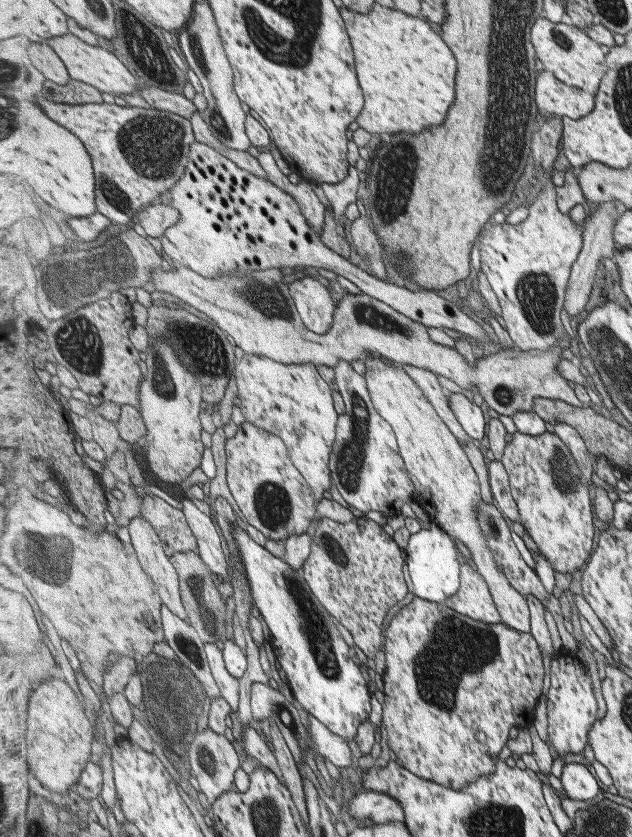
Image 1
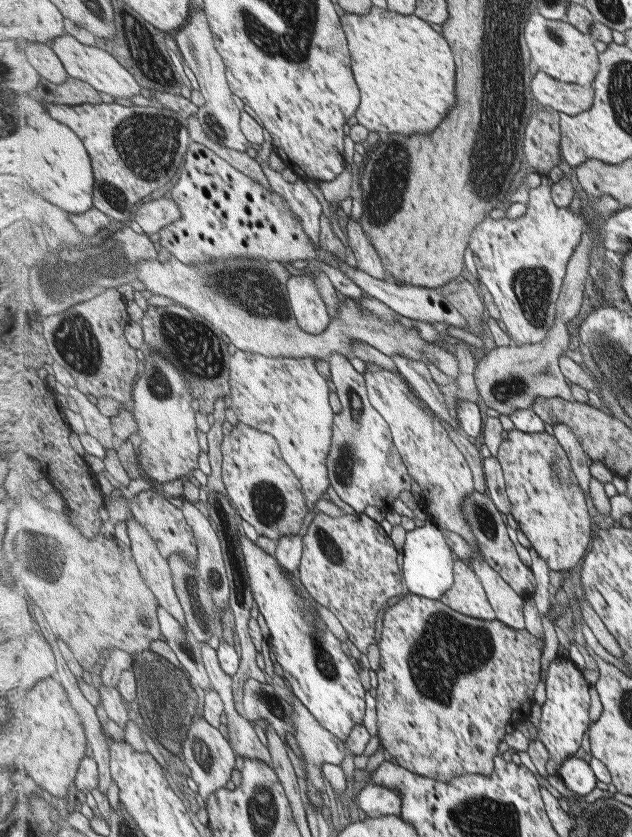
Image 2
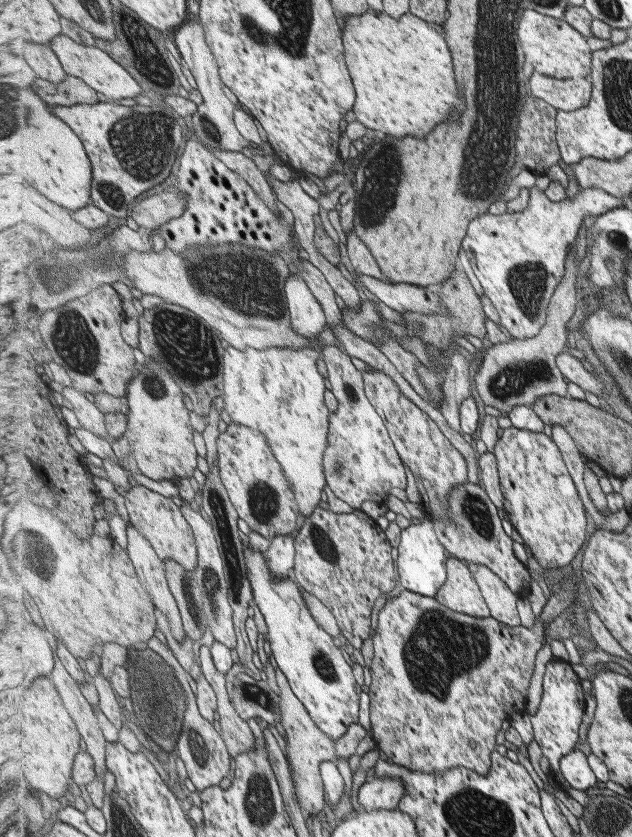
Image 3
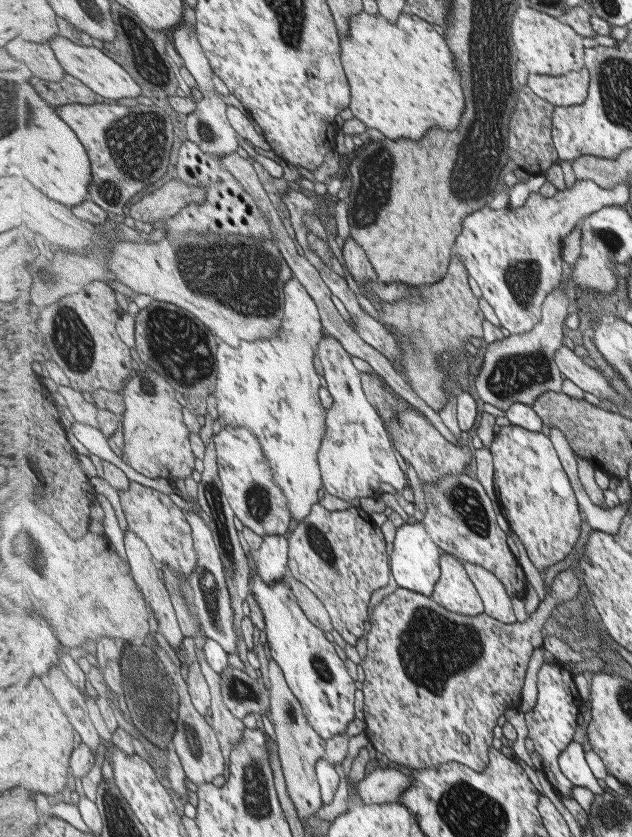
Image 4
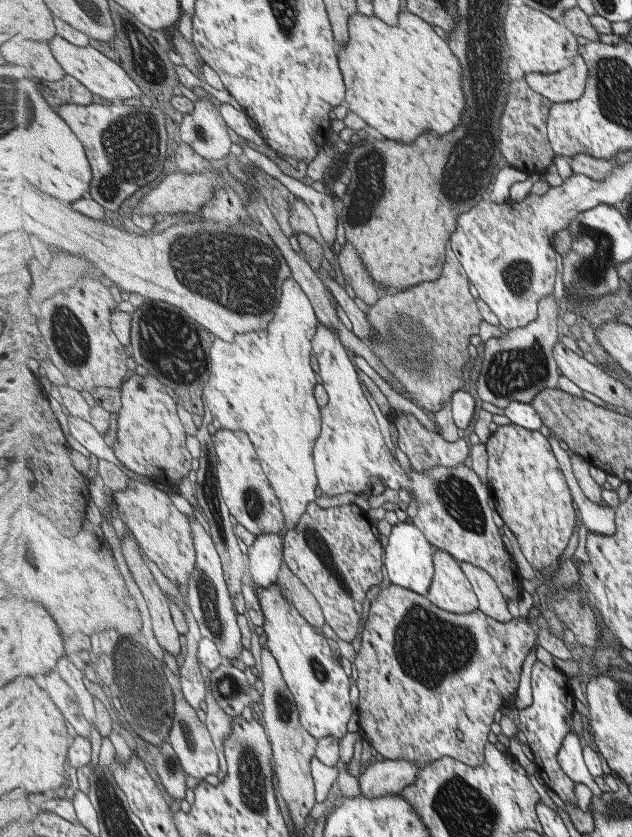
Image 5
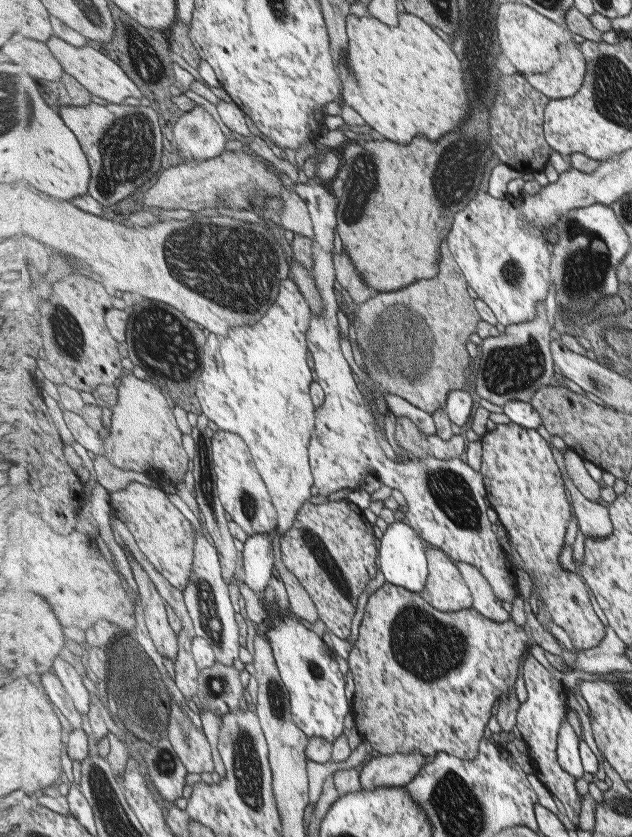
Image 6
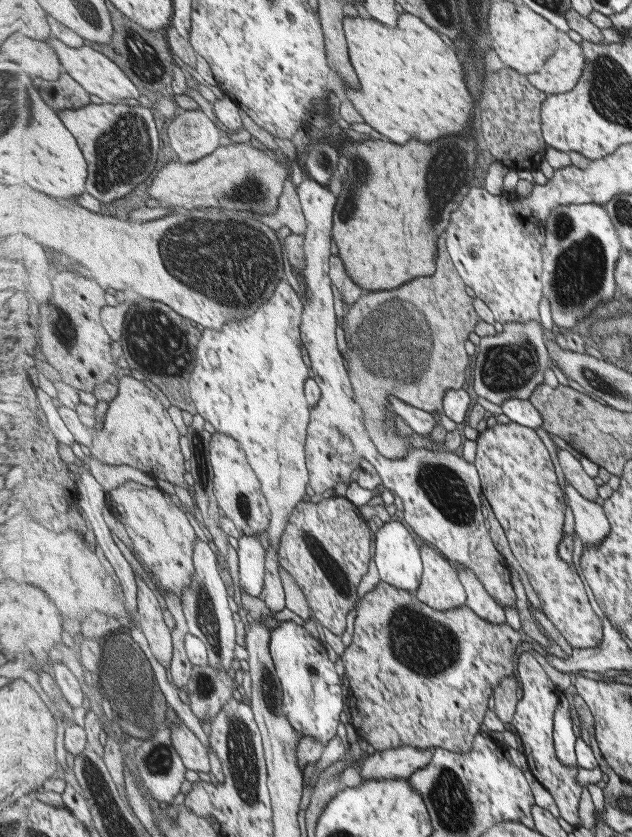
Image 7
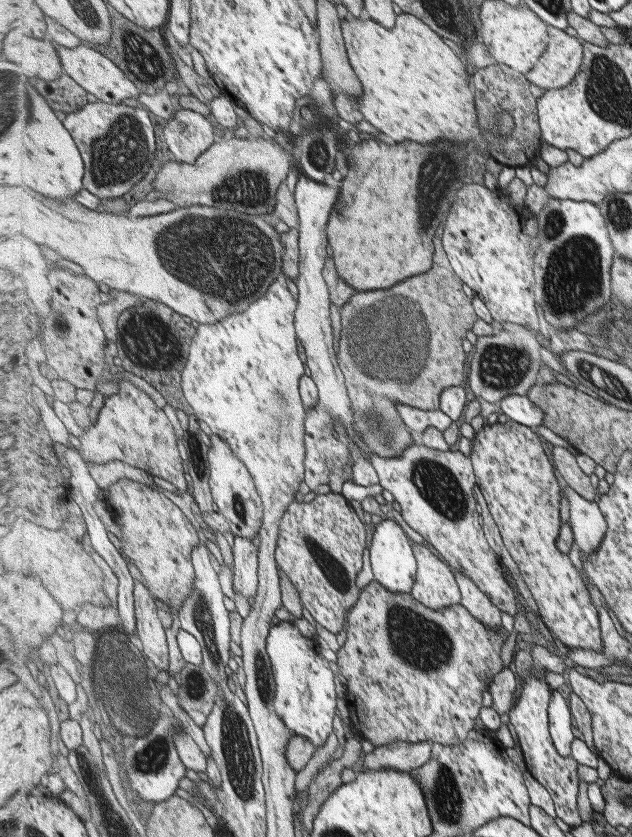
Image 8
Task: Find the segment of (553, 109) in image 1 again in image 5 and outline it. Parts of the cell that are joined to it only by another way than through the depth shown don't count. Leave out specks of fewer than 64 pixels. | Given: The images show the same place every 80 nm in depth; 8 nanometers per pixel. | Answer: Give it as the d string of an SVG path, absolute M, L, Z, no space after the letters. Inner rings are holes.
M578 54L577 62L557 73L529 73L525 79L535 92L554 103L573 102L585 94L589 71L586 60Z

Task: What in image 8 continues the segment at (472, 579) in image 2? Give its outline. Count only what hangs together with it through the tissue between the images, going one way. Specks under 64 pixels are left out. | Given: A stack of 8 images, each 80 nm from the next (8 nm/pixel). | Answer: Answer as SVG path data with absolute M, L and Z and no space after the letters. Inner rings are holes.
M414 543L419 563L416 585L410 592L419 602L441 609L462 602L461 587L454 570L427 546Z

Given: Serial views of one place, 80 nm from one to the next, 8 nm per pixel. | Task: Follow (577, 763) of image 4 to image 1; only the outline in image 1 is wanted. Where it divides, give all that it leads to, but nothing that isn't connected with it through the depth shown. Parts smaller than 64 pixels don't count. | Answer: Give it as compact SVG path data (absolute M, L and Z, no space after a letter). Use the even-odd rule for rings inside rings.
M570 763L565 765L561 781L564 786L563 798L567 799L593 800L602 790L595 774L591 774L591 770L583 764Z

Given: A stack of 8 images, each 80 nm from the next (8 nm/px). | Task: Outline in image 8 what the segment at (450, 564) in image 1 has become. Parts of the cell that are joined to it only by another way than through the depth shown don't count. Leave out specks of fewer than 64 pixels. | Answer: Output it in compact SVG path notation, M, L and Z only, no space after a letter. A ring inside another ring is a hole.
M385 519L375 526L369 552L375 581L390 591L410 593L413 590L419 563L414 551L414 543L397 522Z

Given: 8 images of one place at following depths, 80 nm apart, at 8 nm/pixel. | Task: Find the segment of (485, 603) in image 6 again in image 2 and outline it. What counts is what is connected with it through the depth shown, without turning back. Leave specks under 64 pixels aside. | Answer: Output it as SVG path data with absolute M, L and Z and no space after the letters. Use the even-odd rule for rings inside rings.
M475 553L471 563L474 571L483 581L490 603L497 613L497 619L507 626L525 630L527 626L524 611L527 603L526 596L520 595L499 572L487 563L481 553Z

